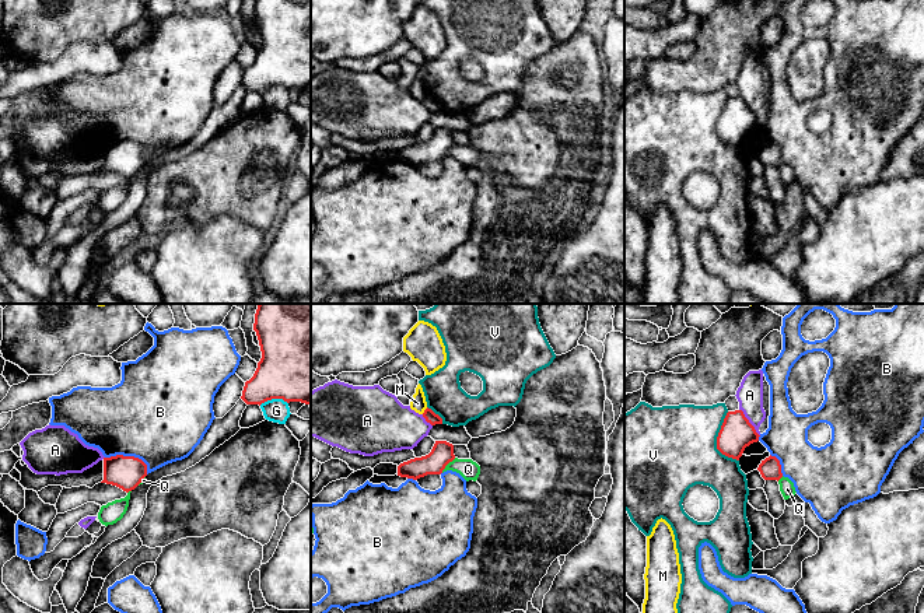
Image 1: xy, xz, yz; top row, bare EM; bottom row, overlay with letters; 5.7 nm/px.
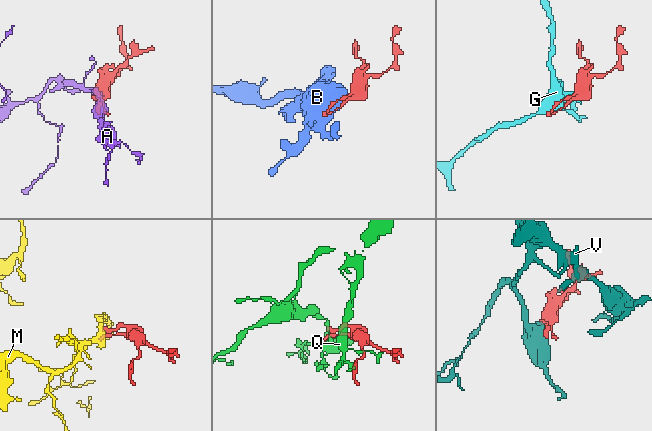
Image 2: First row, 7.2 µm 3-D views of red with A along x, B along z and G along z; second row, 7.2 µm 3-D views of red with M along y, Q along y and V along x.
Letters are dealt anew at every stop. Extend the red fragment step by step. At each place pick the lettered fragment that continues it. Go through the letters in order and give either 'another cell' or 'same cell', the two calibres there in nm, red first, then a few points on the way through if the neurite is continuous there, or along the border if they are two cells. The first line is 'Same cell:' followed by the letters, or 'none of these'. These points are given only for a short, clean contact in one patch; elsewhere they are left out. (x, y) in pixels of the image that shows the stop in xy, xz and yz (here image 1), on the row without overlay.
Same cell: none of these
A: another cell; calibres 190 and 150 nm
B: another cell; calibres 190 and 480 nm
G: another cell; calibres 440 and 140 nm; border xy (287, 88), (268, 86), (259, 91)
M: another cell; calibres 70 and 90 nm; border xz (427, 94), (422, 100)
Q: another cell; calibres 130 and 110 nm; border xz (455, 144), (441, 158)
V: another cell; calibres 190 and 480 nm

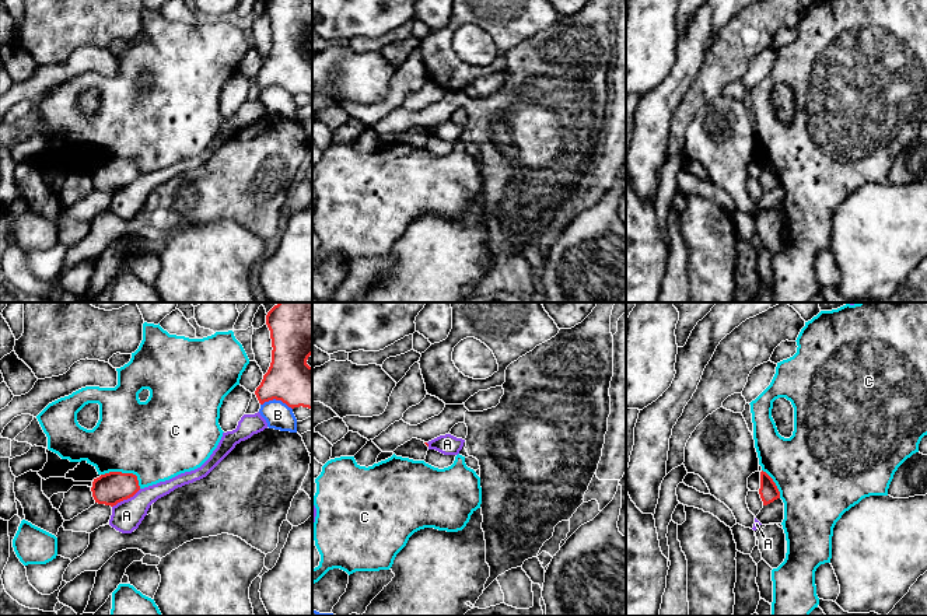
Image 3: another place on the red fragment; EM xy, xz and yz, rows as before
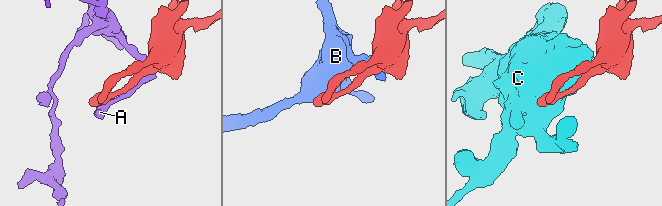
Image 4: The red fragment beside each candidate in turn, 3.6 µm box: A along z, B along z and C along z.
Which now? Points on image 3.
Same cell: none of these
A: another cell; calibres 190 and 180 nm; border xy (140, 175), (112, 193)
B: another cell; calibres 260 and 160 nm; border xy (261, 90), (269, 86), (280, 86), (291, 95)
C: another cell; calibres 190 and 460 nm

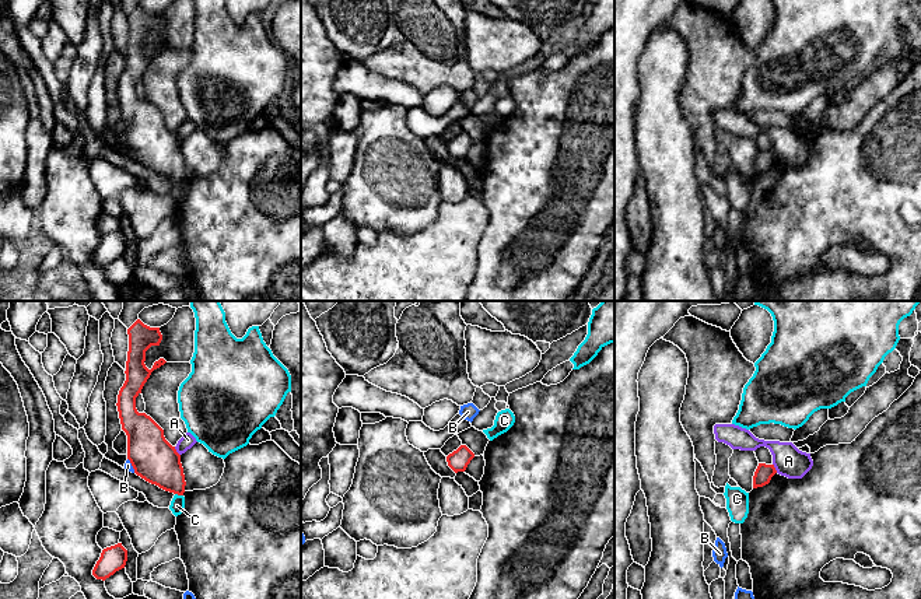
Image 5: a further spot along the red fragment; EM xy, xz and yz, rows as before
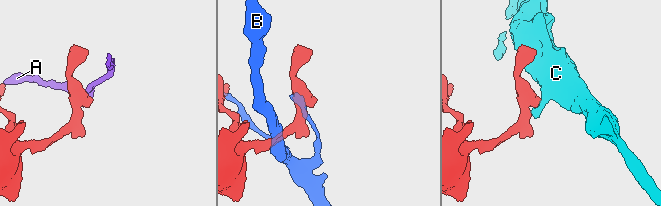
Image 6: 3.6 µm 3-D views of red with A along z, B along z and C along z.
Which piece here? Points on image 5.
Same cell: none of these
A: another cell; calibres 260 and 80 nm
B: another cell; calibres 260 and 50 nm
C: another cell; calibres 260 and 80 nm; border xy (175, 179), (182, 182)

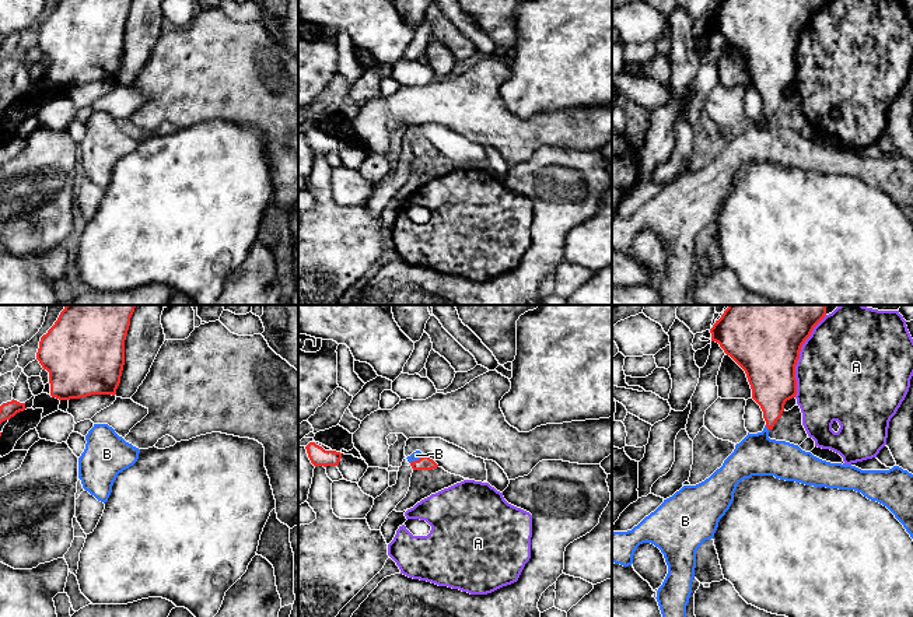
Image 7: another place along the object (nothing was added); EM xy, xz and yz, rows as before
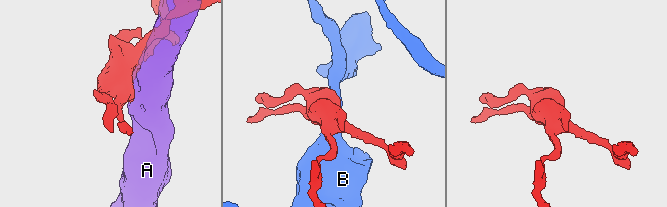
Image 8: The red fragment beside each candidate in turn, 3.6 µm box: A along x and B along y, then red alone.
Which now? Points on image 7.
Same cell: B
A: another cell; calibres 380 and 500 nm
B: same cell; calibres 80 and 50 nm; way xz (424, 149), (416, 147), (416, 142)

